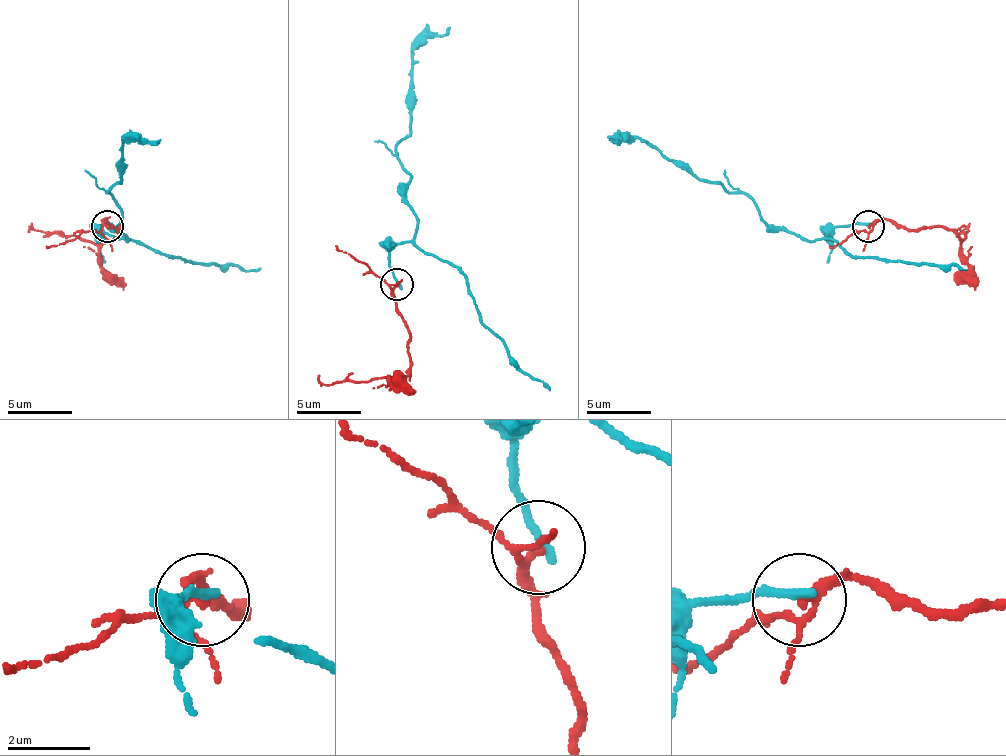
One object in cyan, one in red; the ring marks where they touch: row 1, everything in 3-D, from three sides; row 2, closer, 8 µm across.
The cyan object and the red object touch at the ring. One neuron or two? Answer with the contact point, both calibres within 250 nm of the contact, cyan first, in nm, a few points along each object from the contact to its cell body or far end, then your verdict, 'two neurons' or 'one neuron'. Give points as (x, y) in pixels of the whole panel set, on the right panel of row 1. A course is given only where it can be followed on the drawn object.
(868, 226) | 240/160 nm | cyan via (869, 225), (833, 225), (820, 241), (801, 241), (775, 231), (743, 193), (698, 180), (643, 141), (611, 138) | red via (869, 225), (891, 218), (917, 228), (949, 228), (959, 238), (959, 244), (969, 231), (959, 231) | two neurons

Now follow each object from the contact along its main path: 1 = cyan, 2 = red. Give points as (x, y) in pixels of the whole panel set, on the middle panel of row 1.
1: (397, 285), (391, 250), (413, 237), (417, 218), (397, 160), (410, 60), (449, 28)
2: (397, 285), (394, 308), (410, 334), (410, 366), (404, 375), (381, 375), (362, 382), (330, 385), (317, 375)

